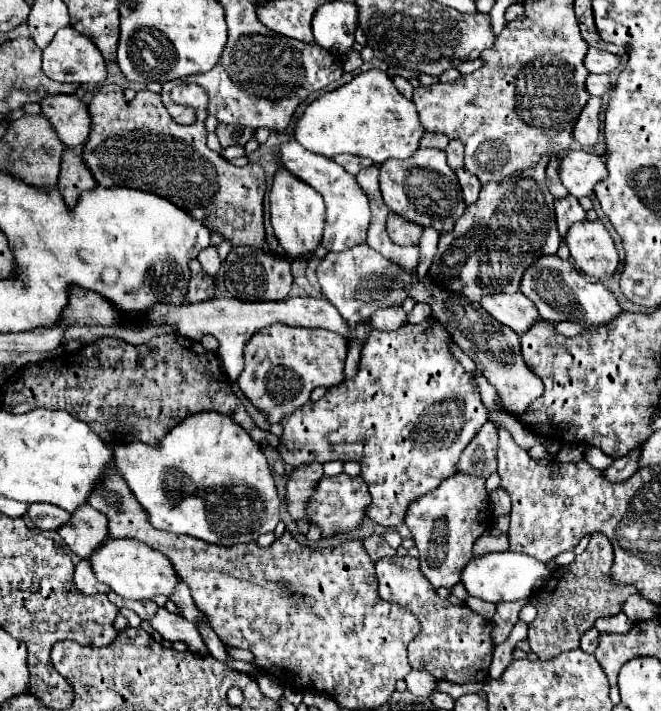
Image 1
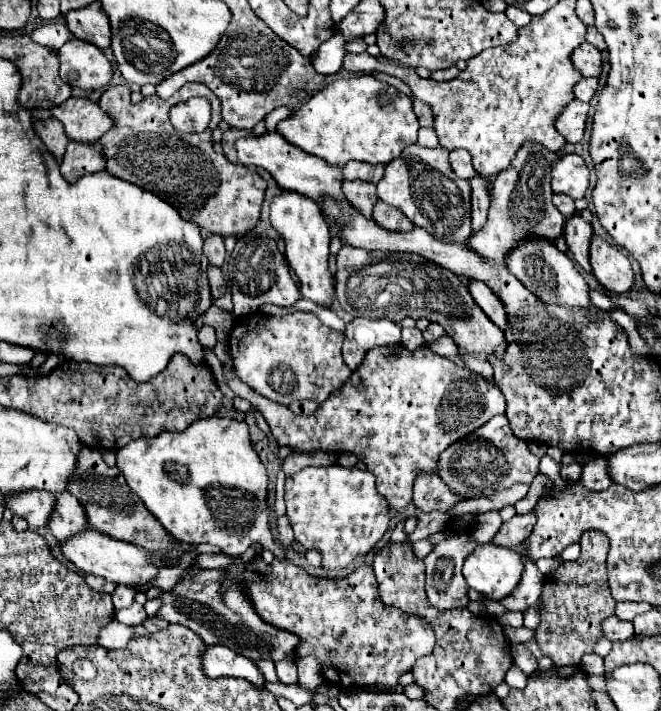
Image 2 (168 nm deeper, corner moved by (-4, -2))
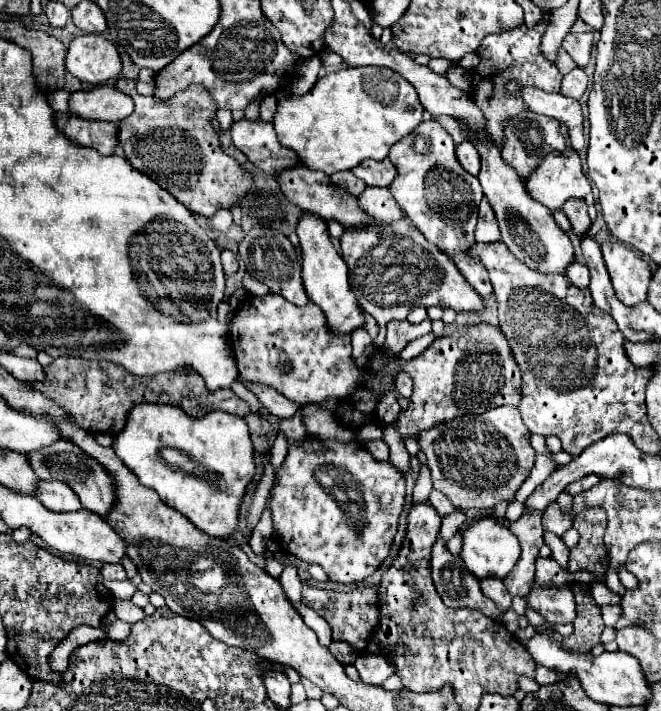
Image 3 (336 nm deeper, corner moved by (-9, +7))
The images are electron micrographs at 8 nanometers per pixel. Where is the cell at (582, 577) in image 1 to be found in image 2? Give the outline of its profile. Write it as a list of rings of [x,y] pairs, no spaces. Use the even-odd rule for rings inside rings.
[[[587,531],[581,535],[581,557],[575,561],[565,561],[557,569],[557,573],[551,573],[543,587],[543,607],[541,607],[541,623],[537,627],[537,643],[543,651],[543,655],[551,657],[557,667],[567,665],[581,665],[581,657],[587,653],[593,653],[595,643],[603,637],[601,623],[603,619],[611,617],[615,613],[615,601],[611,597],[609,585],[607,585],[607,537],[599,531]]]

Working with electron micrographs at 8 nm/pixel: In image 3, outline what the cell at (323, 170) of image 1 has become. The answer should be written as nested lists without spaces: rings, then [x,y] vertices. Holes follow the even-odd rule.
[[[240,120],[234,122],[232,128],[232,144],[240,148],[250,162],[254,162],[260,170],[274,174],[300,166],[300,160],[296,160],[296,152],[288,152],[278,140],[276,132],[270,122],[264,120]]]

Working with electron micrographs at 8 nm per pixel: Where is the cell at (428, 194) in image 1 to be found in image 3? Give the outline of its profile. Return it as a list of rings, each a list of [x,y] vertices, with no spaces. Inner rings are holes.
[[[422,122],[404,140],[390,148],[390,160],[396,164],[396,180],[390,184],[390,192],[412,224],[426,236],[428,242],[448,254],[470,286],[482,296],[492,296],[492,284],[488,272],[478,260],[468,256],[468,246],[474,242],[474,226],[478,218],[478,204],[482,200],[482,188],[476,176],[464,172],[456,154],[452,136],[436,122]]]

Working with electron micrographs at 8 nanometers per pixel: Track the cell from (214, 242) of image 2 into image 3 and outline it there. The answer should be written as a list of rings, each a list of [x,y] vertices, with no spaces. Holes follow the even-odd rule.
[[[218,210],[218,212],[210,218],[210,222],[212,222],[212,226],[214,226],[218,232],[226,234],[228,228],[232,226],[232,214],[230,214],[230,210]]]

